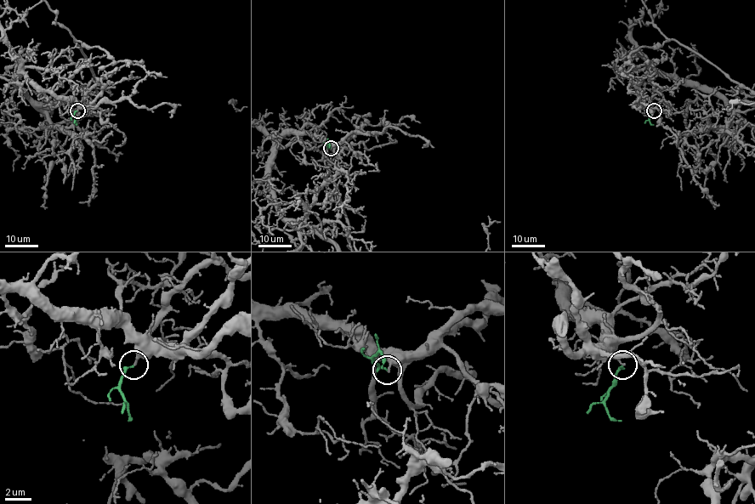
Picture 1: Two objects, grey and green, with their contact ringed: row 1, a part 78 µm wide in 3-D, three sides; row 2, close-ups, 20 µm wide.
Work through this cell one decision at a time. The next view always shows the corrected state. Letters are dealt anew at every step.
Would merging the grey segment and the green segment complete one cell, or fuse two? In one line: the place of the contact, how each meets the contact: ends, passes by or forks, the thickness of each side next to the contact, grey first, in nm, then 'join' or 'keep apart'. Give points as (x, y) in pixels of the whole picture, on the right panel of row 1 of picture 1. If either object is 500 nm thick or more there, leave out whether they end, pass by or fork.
place (654, 110); grey ends; green ends; calibres 160 and 180 nm; keep apart

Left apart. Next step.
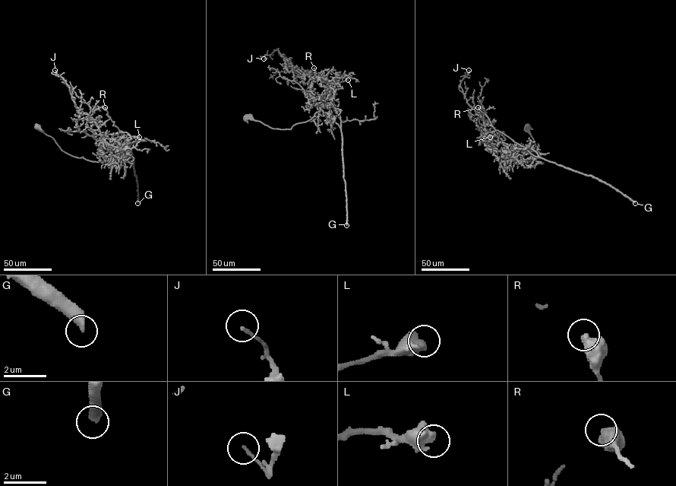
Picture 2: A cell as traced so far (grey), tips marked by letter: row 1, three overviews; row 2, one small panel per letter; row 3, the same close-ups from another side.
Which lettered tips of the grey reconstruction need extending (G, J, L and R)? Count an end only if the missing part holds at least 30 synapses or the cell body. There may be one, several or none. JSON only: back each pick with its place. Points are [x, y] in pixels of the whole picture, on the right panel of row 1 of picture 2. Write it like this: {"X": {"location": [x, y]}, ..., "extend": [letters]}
{"G": {"location": [635, 203]}, "extend": ["G"]}

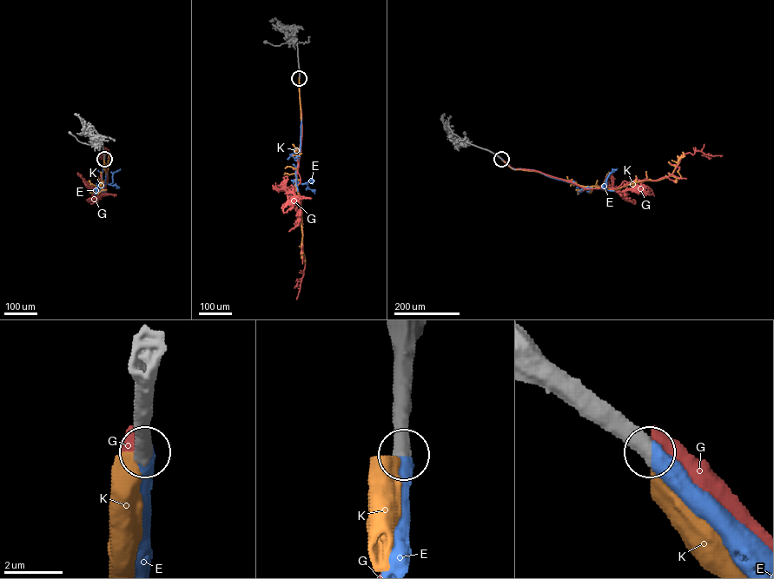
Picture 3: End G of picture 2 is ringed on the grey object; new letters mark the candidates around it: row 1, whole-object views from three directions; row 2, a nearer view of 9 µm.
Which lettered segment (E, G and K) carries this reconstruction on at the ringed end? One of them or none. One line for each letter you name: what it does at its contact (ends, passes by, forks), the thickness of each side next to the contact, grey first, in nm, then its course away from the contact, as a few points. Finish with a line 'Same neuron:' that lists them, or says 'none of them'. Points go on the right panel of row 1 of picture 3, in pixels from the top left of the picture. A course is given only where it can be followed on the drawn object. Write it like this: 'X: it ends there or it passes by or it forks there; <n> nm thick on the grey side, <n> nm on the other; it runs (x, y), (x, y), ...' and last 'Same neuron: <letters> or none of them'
E: it ends there; 550 nm thick on the grey side, 600 nm on the other; it runs (501, 159), (515, 169), (537, 171), (592, 188), (602, 188), (606, 184), (609, 174), (616, 170)
Same neuron: E

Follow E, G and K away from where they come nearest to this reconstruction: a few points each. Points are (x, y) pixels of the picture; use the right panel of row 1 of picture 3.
E: (501, 159), (515, 169), (537, 171), (592, 188), (602, 188), (606, 184), (609, 174), (616, 170)
G: (501, 158), (513, 168), (535, 170), (586, 189), (614, 187), (611, 174)
K: (501, 159), (513, 169), (535, 171), (585, 186), (616, 189), (671, 176), (679, 159), (684, 156), (682, 152)

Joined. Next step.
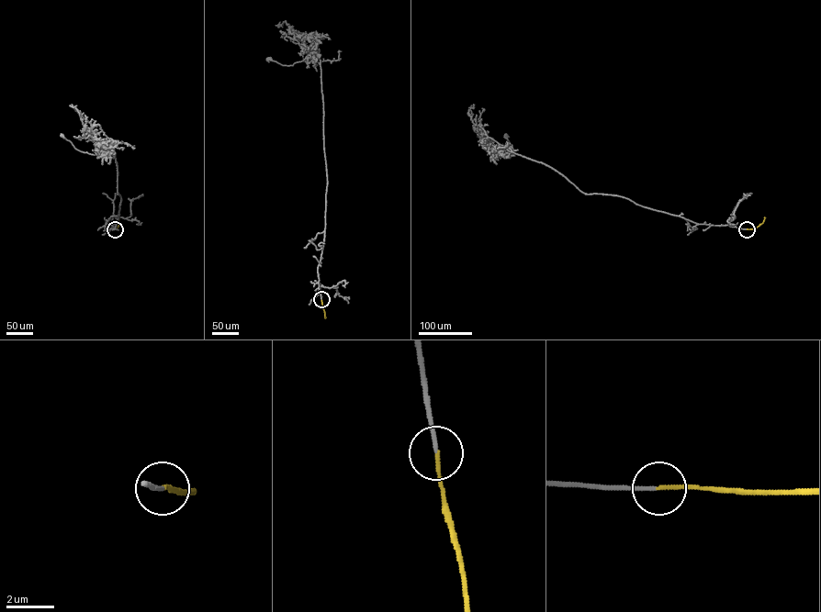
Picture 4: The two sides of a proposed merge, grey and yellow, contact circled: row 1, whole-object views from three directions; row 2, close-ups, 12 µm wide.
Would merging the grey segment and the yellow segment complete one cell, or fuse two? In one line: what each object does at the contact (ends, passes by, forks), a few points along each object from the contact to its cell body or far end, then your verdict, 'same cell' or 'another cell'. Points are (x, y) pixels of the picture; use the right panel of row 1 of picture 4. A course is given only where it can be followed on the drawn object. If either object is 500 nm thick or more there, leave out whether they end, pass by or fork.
grey ends there; yellow ends there; grey runs (747, 229), (698, 224), (619, 196), (585, 194), (541, 162), (499, 148), (503, 154), (512, 152), (506, 135); yellow runs (747, 229), (757, 228), (764, 217); same cell

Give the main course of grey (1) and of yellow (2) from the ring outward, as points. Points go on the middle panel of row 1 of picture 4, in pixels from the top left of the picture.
1: (321, 299), (318, 267), (324, 240), (327, 179), (320, 66), (309, 51), (303, 60), (292, 65), (268, 59)
2: (321, 299), (326, 317)

